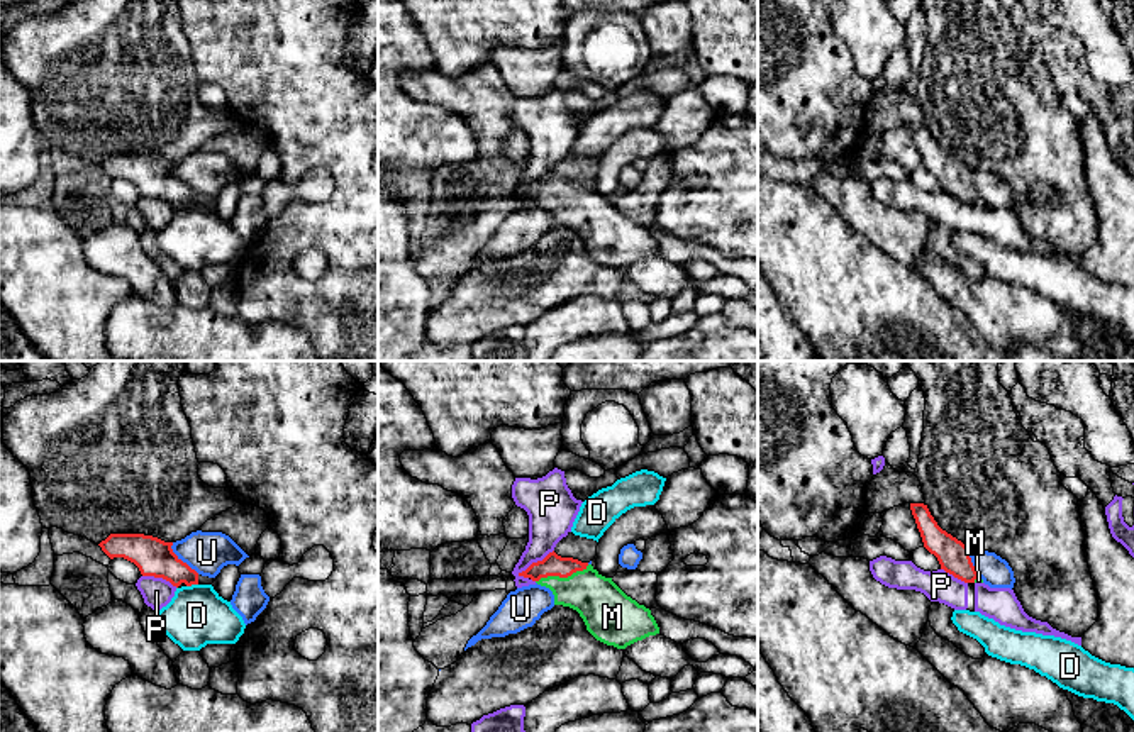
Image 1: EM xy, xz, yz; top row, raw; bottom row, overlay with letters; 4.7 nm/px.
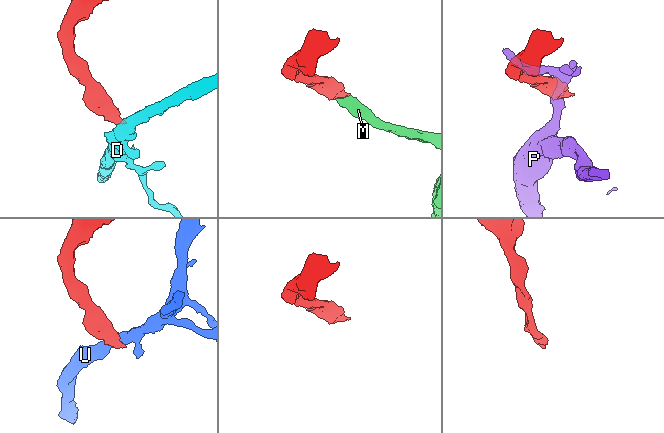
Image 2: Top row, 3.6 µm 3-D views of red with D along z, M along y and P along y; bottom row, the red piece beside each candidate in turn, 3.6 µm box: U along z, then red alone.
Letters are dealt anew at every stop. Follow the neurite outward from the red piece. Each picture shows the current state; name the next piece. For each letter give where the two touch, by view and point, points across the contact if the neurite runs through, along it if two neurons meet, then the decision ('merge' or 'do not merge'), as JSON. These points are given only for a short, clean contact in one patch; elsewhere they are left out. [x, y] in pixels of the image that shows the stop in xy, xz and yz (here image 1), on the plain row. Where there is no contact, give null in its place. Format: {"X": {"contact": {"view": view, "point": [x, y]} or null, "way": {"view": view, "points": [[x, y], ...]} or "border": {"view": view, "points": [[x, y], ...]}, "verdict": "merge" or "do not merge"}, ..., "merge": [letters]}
{"D": {"contact": {"view": "xy", "point": [192, 204]}, "border": {"view": "xy", "points": [[197, 204], [187, 207]]}, "verdict": "do not merge"}, "M": {"contact": {"view": "xz", "point": [561, 197]}, "way": {"view": "xz", "points": [[553, 185], [561, 197], [590, 214], [604, 227]]}, "verdict": "merge"}, "P": {"contact": {"view": "xz", "point": [534, 183]}, "border": {"view": "xz", "points": [[553, 170], [517, 195]]}, "verdict": "do not merge"}, "U": {"contact": {"view": "xy", "point": [180, 180]}, "border": {"view": "xy", "points": [[172, 163], [172, 170], [199, 194]]}, "verdict": "do not merge"}, "merge": ["M"]}

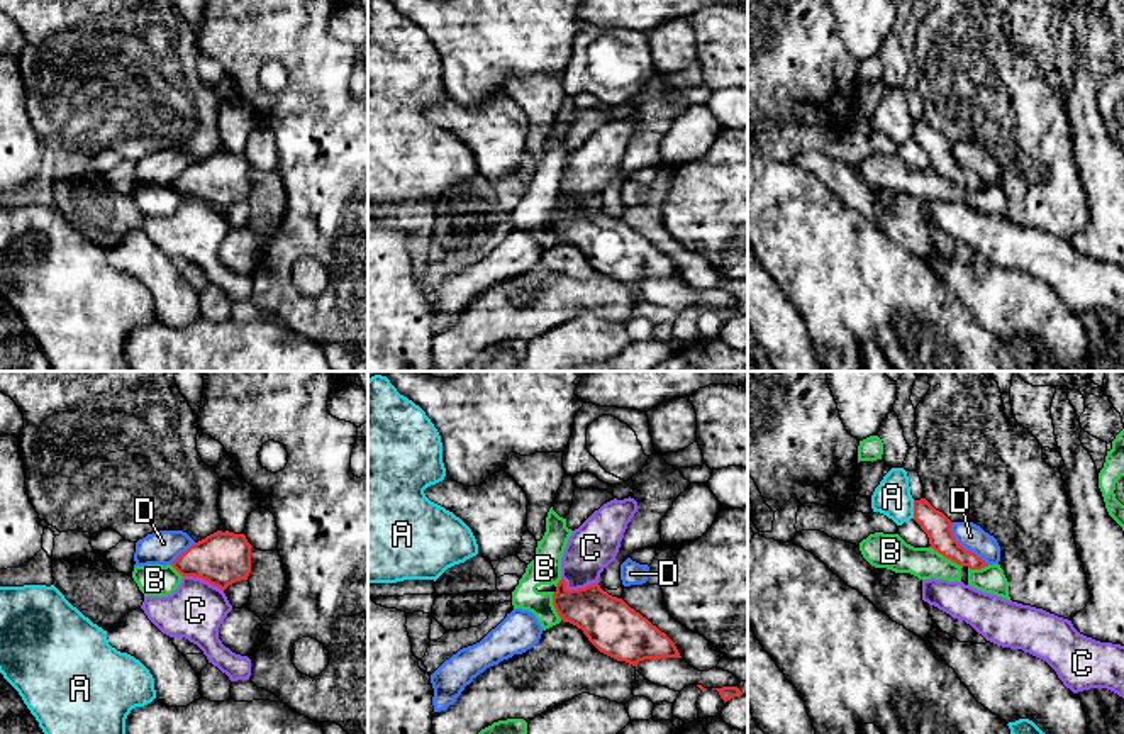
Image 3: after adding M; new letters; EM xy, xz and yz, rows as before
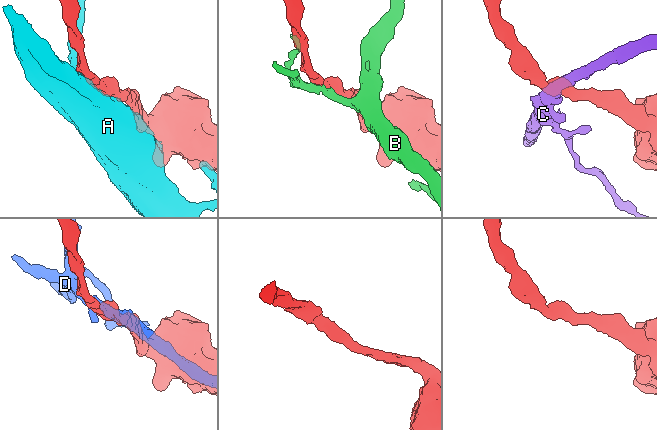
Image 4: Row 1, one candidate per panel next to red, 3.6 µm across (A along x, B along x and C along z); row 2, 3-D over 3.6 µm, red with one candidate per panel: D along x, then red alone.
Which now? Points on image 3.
{"A": {"contact": {"view": "yz", "point": [914, 129]}, "border": {"view": "yz", "points": [[912, 121], [914, 138]]}, "verdict": "do not merge"}, "B": {"contact": {"view": "yz", "point": [946, 177]}, "border": {"view": "yz", "points": [[929, 166], [962, 187]]}, "verdict": "do not merge"}, "C": {"contact": {"view": "xz", "point": [578, 209]}, "border": {"view": "xz", "points": [[562, 197], [568, 209], [584, 209], [597, 202]]}, "verdict": "do not merge"}, "D": {"contact": {"view": "yz", "point": [963, 168]}, "border": {"view": "yz", "points": [[951, 143], [955, 158], [989, 183]]}, "verdict": "do not merge"}, "merge": []}

